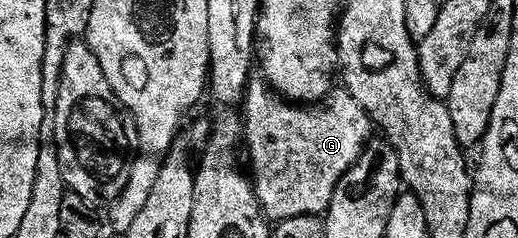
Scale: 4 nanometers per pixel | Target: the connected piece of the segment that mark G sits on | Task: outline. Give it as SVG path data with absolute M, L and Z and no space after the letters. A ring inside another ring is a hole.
M264 79L250 80L243 98L243 141L247 149L249 145L253 188L270 222L328 213L337 185L374 136L375 126L363 107L348 91L340 92L320 107L306 107L290 103Z

